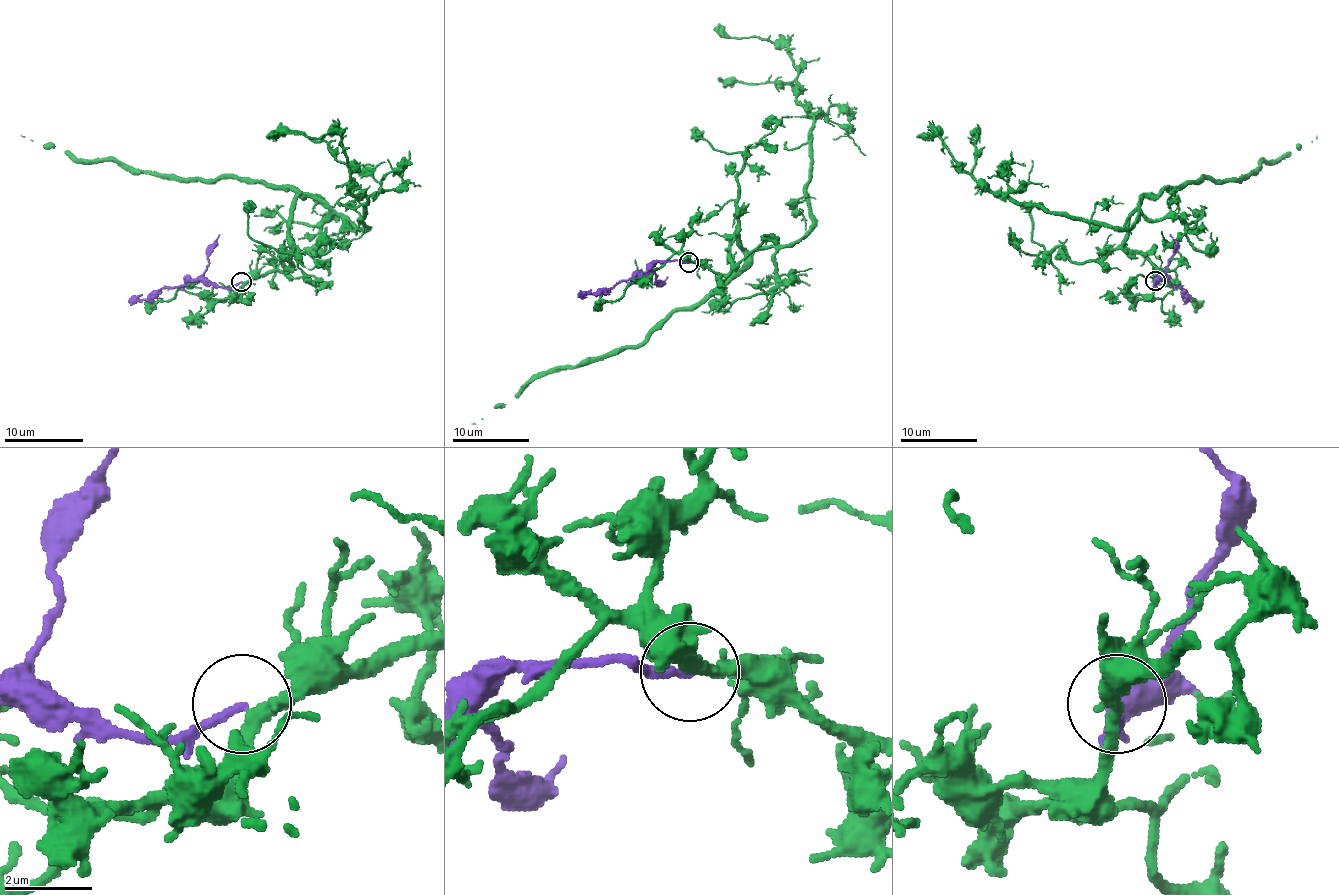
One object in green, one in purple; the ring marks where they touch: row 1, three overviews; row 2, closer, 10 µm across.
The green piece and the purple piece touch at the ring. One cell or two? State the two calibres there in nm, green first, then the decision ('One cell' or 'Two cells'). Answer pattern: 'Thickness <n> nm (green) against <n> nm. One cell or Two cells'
Thickness 280 nm (green) against 190 nm. Two cells

